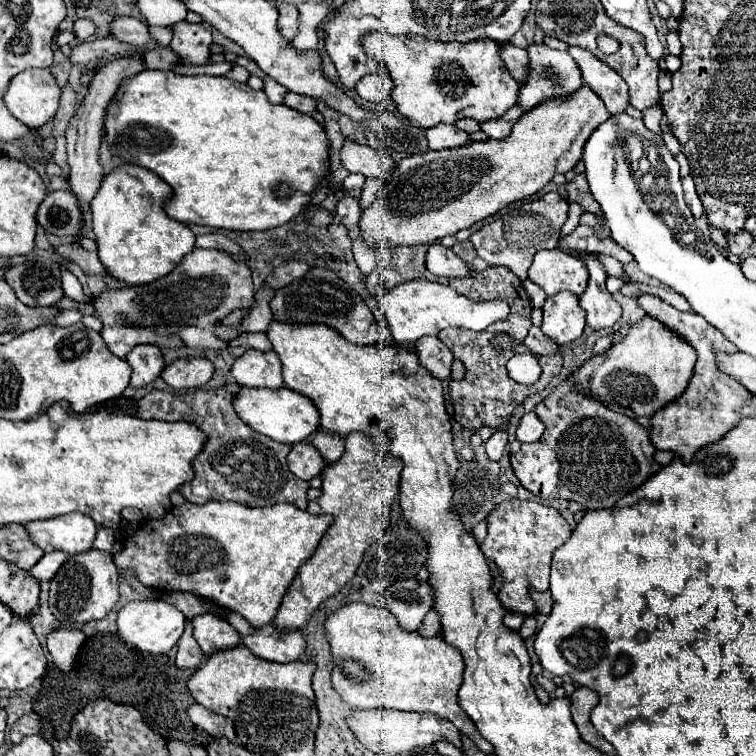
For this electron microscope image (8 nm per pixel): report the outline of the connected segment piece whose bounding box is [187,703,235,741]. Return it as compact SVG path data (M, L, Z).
M197 703L187 709L187 715L193 721L193 725L205 729L209 735L213 735L213 737L223 735L223 737L227 737L231 741L235 739L235 729L231 725L231 719L215 715L215 713L207 711L203 705L197 705Z

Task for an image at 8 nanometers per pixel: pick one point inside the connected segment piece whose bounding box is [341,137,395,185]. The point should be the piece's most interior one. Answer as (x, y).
(356, 158)

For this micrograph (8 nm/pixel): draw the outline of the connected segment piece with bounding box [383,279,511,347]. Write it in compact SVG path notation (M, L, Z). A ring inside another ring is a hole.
M413 279L393 287L385 295L383 309L395 343L403 347L413 347L425 335L439 335L445 327L465 327L473 331L483 331L491 323L503 321L503 317L507 317L507 313L511 311L507 301L475 303L465 295L459 295L455 289L427 279Z

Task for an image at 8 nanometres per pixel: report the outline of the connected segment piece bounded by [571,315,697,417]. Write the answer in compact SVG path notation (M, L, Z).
M645 315L617 345L591 357L571 375L571 379L579 385L579 389L589 391L591 387L593 395L603 401L615 401L637 415L651 417L651 413L657 413L663 405L675 401L675 397L687 389L695 369L695 357L695 349L683 341L683 337L671 333L671 329L661 325L659 319Z

